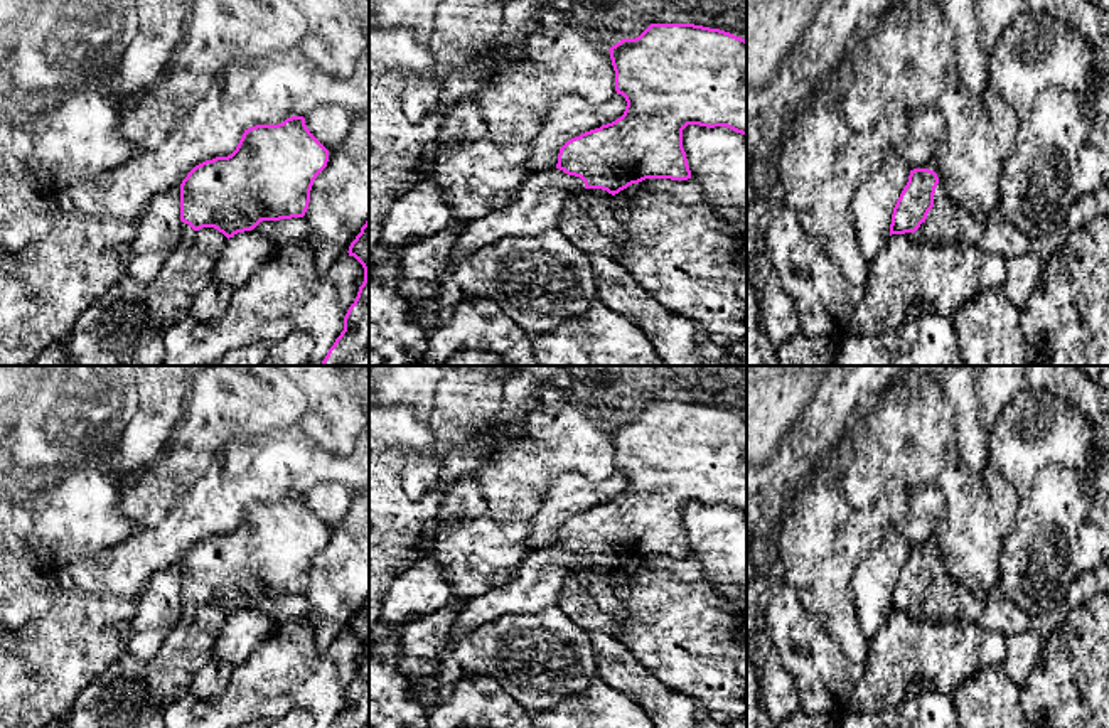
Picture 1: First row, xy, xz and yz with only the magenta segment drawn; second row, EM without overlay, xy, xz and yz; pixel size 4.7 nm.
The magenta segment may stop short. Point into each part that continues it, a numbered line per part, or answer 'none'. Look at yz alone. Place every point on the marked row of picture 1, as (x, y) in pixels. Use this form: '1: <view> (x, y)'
1: yz (948, 221)

